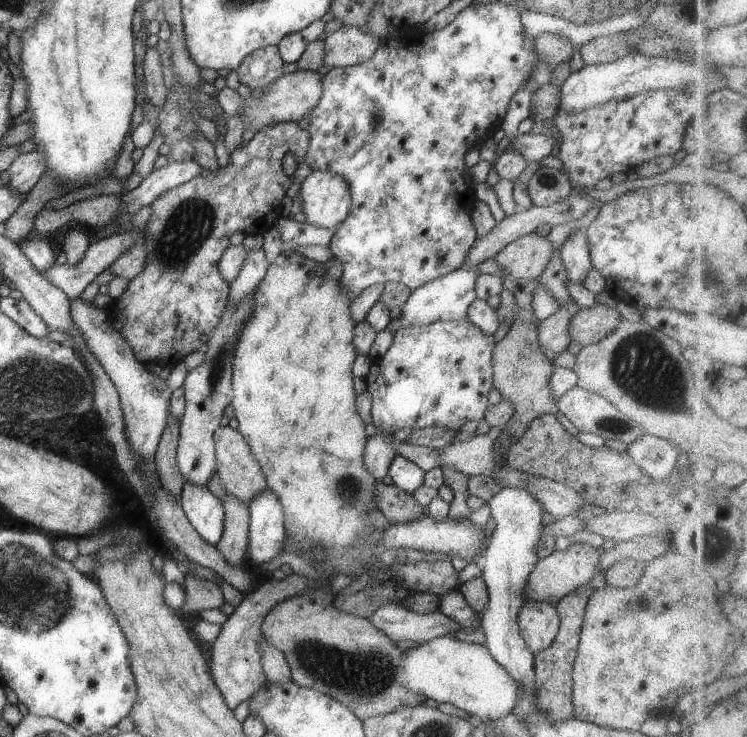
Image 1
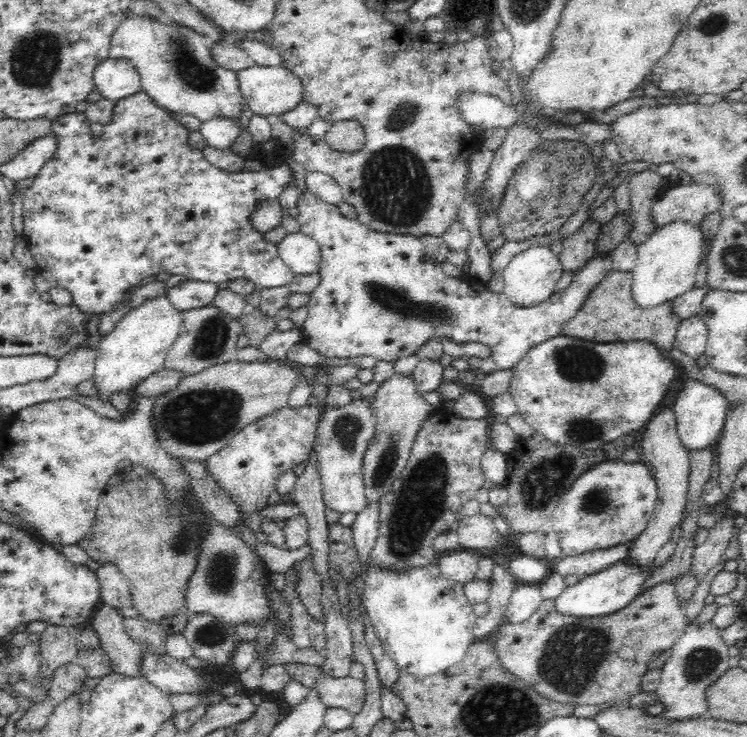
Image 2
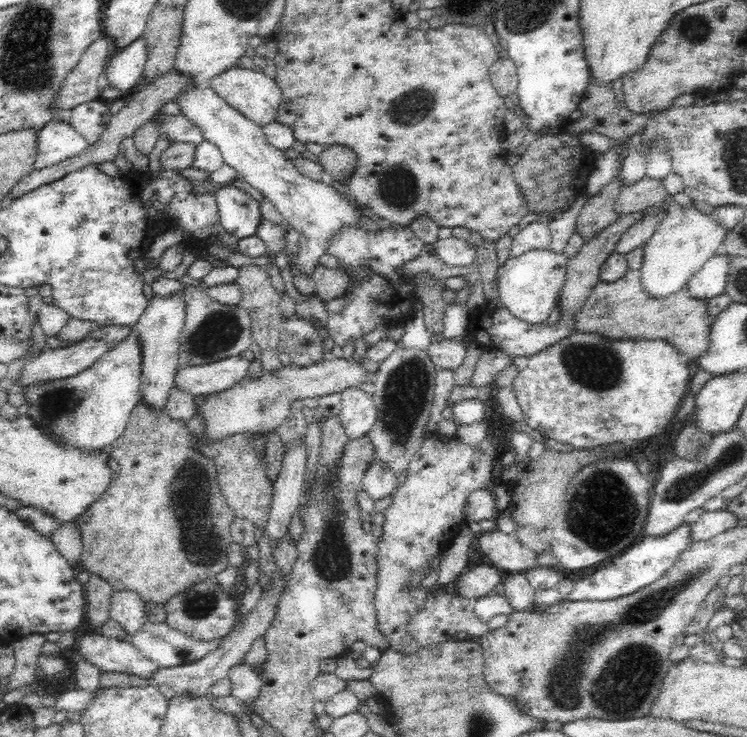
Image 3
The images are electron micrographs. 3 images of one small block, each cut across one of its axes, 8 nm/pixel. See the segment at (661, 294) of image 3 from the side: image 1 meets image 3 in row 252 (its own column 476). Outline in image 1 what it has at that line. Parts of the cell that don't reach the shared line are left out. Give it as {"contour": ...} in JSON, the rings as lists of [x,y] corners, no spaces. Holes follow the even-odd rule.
{"contour":[[[454,636],[436,637],[404,653],[401,680],[404,688],[435,700],[450,703],[476,721],[493,721],[512,713],[519,699],[519,684],[481,644],[462,642]]]}

